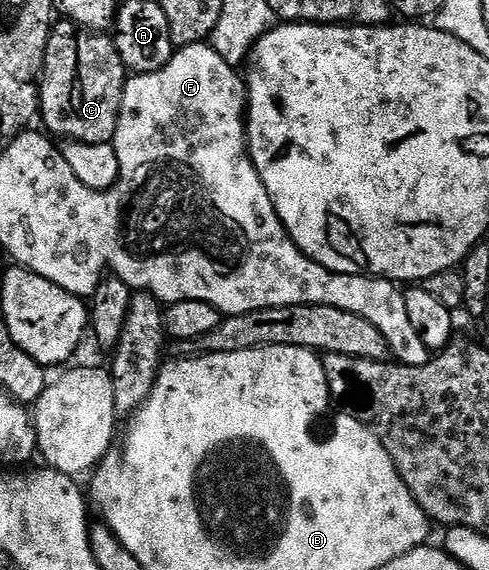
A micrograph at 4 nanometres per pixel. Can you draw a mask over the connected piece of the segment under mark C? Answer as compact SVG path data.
M67 18L53 27L39 81L39 115L48 123L49 133L58 132L62 138L87 144L111 143L117 130L128 71L115 39L106 35L82 29Z

